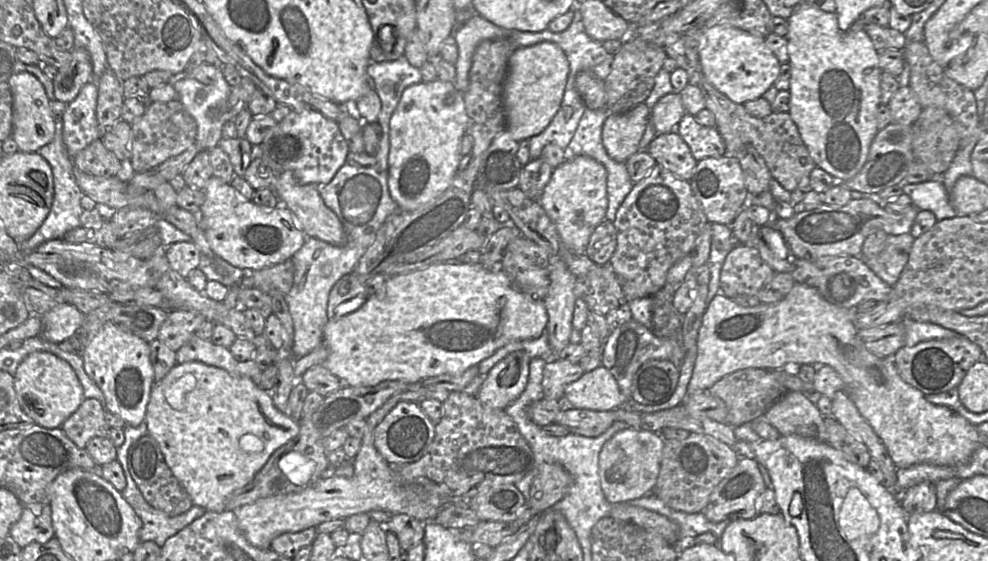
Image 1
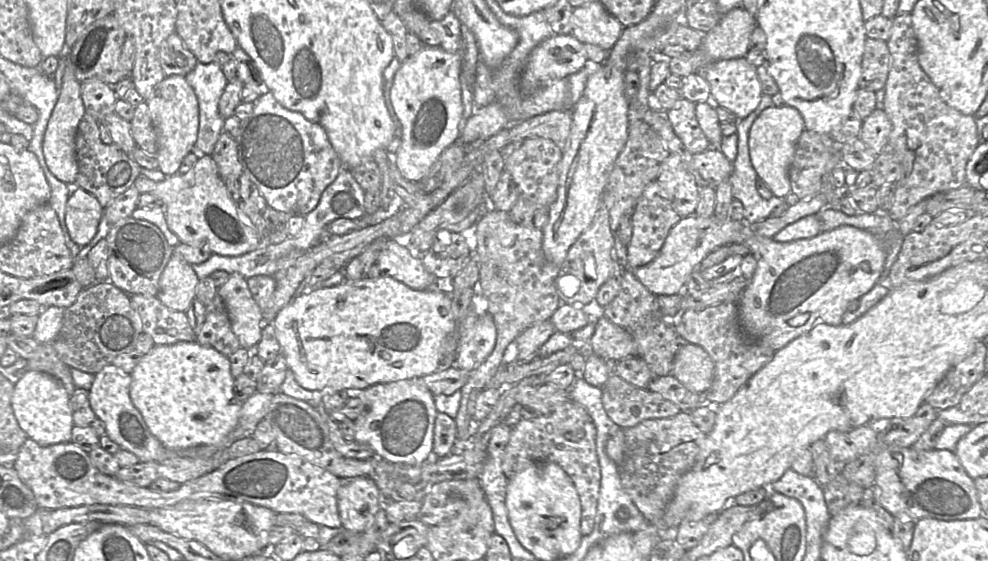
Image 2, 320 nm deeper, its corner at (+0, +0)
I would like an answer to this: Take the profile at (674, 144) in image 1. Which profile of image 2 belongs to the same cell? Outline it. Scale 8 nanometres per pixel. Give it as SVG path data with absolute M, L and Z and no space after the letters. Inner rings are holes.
M669 154L663 162L657 181L681 218L695 214L699 202L699 187L678 155Z

